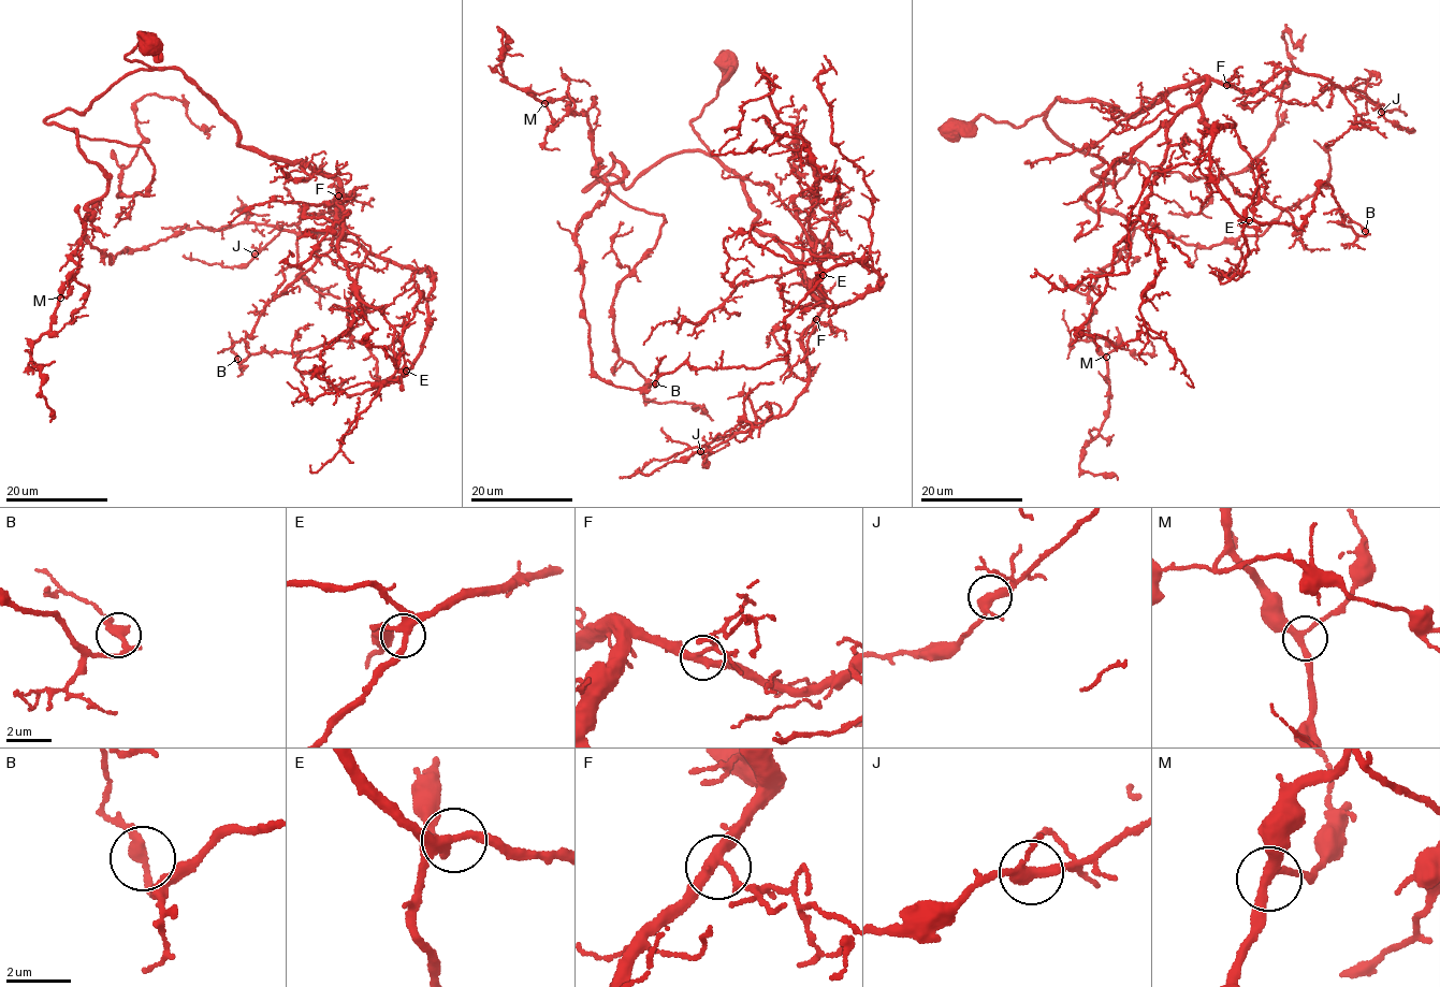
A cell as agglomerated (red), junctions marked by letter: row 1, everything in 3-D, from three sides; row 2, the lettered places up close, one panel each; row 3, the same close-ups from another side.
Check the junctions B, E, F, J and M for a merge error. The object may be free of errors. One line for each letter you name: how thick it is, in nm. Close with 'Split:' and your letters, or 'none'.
Split: none

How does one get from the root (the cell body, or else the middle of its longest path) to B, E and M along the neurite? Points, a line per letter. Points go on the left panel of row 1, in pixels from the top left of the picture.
B: (150, 43), (125, 58), (334, 178), (346, 240), (433, 285), (377, 387), (352, 340), (237, 359)
E: (150, 43), (125, 58), (179, 70), (241, 145), (330, 175), (346, 240), (428, 274), (427, 325), (406, 371)
M: (150, 43), (125, 58), (153, 69), (45, 121), (76, 130), (108, 185), (89, 203), (60, 298)

